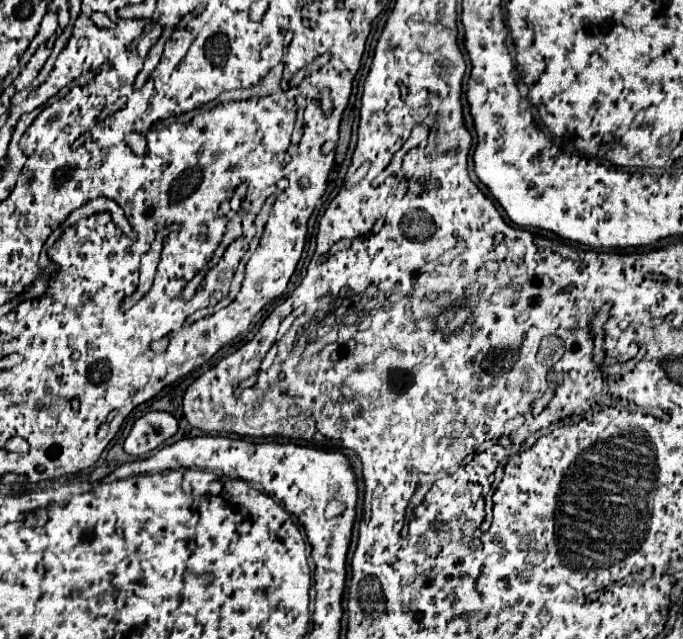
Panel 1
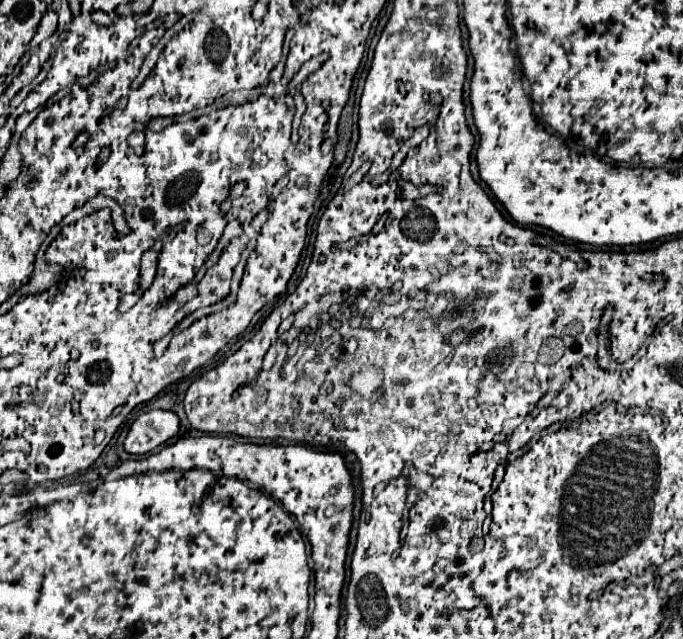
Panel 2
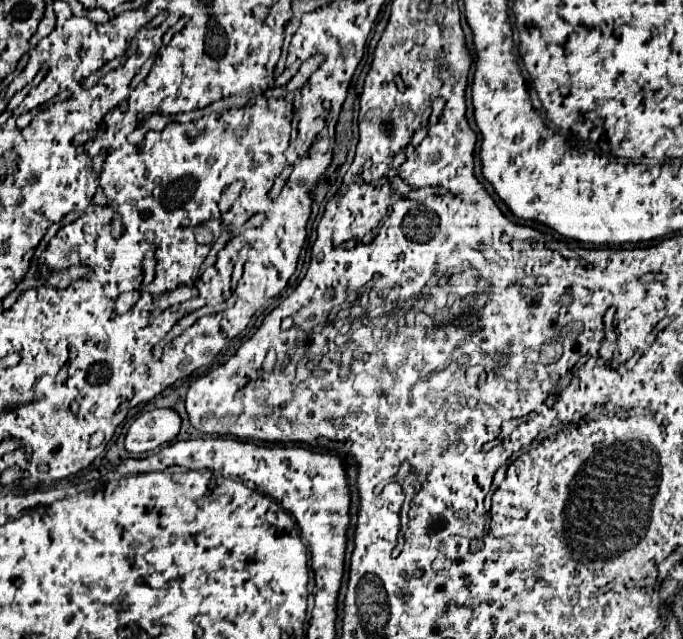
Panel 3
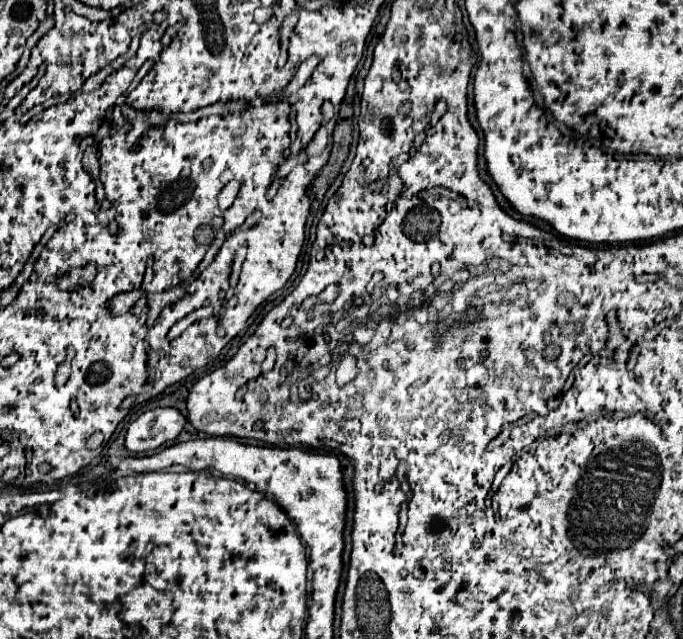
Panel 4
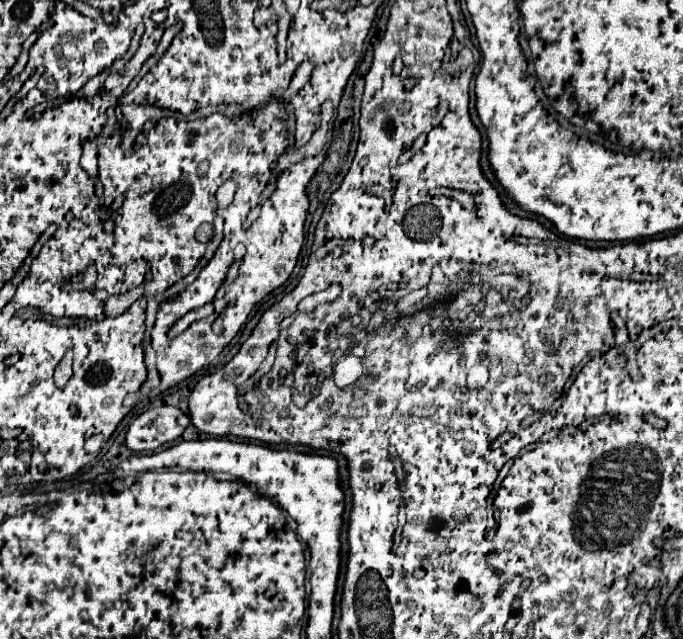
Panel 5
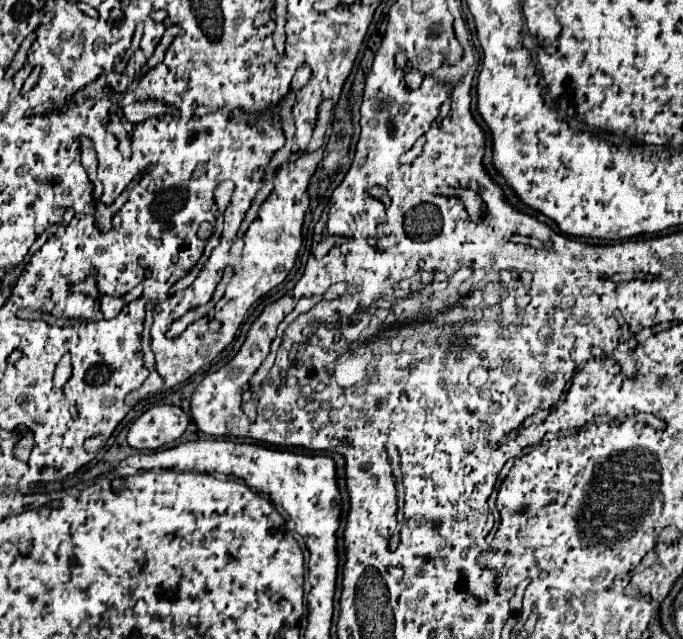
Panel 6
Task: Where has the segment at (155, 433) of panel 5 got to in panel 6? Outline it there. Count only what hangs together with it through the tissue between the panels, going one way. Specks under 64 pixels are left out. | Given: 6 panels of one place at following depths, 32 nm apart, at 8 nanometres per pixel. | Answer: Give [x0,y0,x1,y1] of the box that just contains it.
[128,406,190,450]

